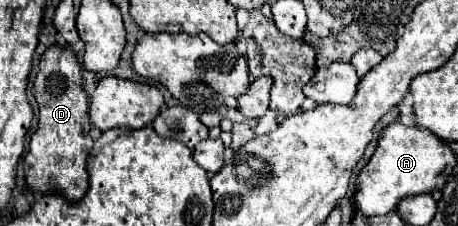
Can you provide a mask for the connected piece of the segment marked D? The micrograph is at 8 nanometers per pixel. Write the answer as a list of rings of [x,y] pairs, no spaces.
[[[50,46],[38,64],[34,80],[34,98],[38,104],[38,128],[30,138],[28,154],[24,156],[26,188],[30,192],[50,192],[50,176],[56,174],[56,192],[68,202],[78,202],[88,190],[86,158],[92,150],[88,136],[92,124],[88,116],[88,96],[82,90],[82,68],[76,54],[68,48]]]

